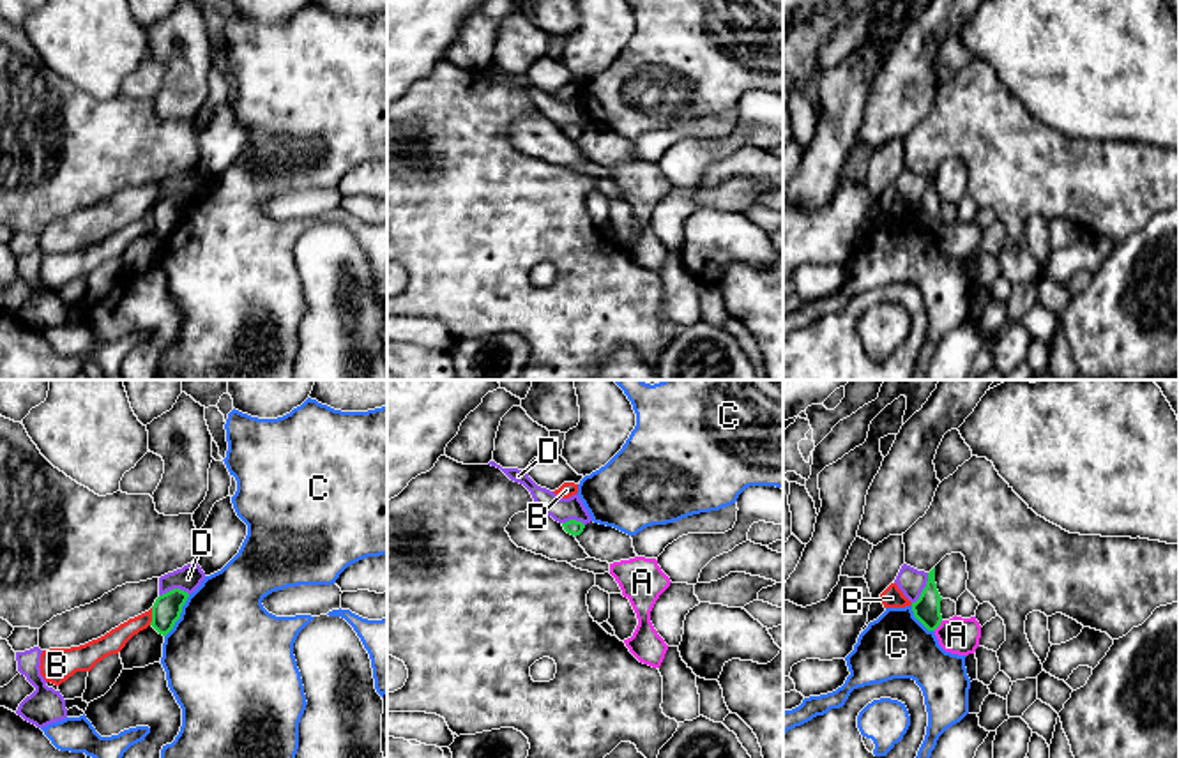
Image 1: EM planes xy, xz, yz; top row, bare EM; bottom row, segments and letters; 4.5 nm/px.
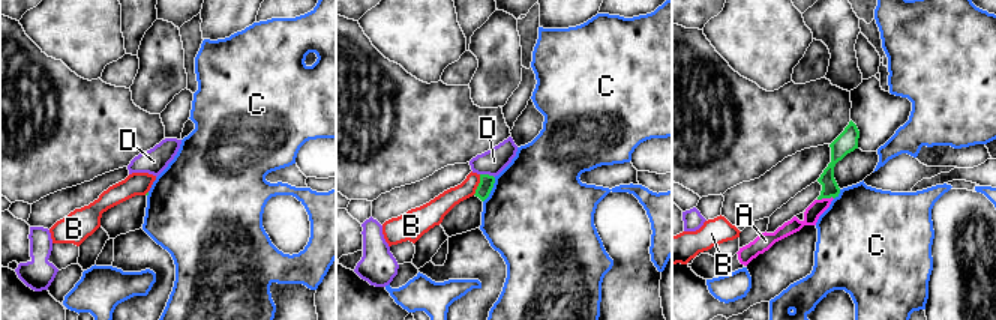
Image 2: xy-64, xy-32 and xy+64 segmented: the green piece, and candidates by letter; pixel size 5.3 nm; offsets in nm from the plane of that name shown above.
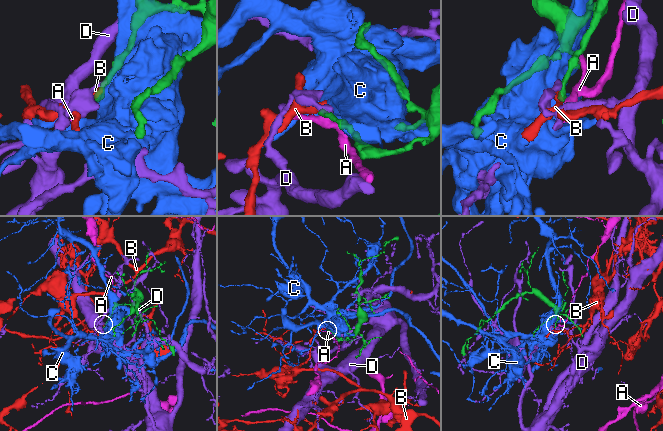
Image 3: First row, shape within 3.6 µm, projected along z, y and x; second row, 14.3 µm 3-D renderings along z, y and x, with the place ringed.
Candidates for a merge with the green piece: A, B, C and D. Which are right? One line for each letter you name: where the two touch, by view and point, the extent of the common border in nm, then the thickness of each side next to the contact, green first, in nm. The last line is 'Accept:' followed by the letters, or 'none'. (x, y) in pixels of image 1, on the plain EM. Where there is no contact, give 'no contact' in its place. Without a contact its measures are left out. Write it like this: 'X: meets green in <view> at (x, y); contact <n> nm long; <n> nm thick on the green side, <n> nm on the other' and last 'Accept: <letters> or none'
Accept: none

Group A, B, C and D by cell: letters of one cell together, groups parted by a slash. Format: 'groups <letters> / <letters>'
groups A / B / C / D

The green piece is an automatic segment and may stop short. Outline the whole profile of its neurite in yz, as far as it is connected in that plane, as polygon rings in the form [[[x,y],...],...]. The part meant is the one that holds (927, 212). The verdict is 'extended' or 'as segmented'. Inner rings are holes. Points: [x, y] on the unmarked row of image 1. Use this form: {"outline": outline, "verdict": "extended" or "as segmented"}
{"outline": [[[935,171],[928,177],[926,191],[923,193],[919,203],[912,207],[914,221],[928,233],[935,235],[940,226],[940,198],[935,187]]], "verdict": "as segmented"}

